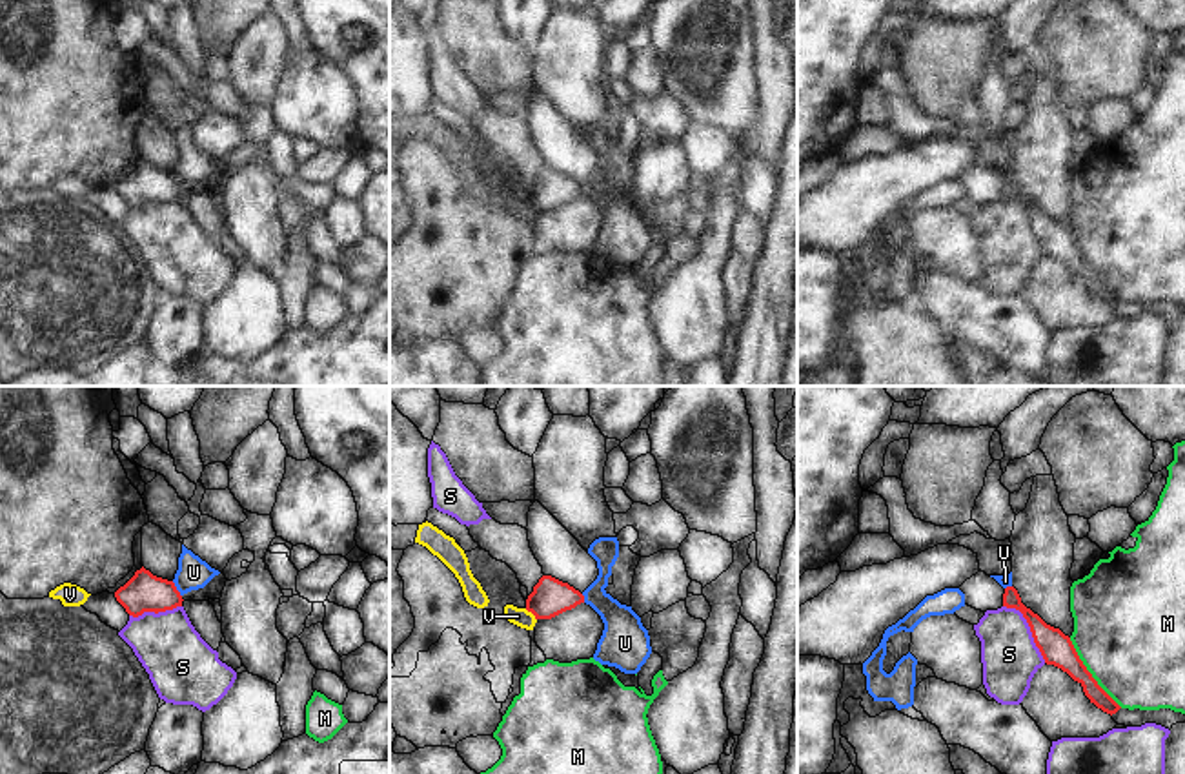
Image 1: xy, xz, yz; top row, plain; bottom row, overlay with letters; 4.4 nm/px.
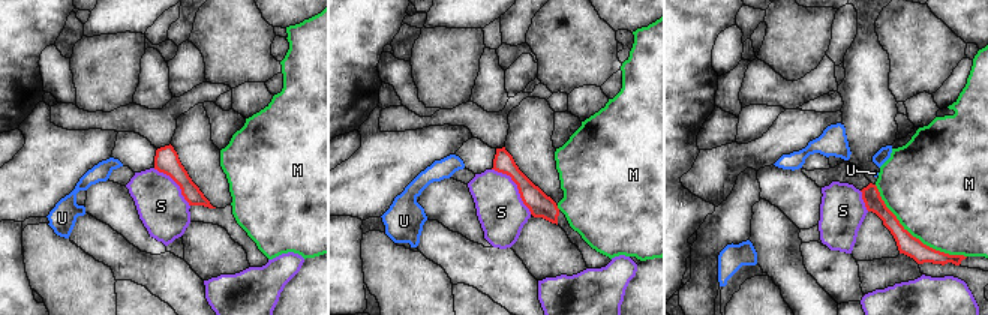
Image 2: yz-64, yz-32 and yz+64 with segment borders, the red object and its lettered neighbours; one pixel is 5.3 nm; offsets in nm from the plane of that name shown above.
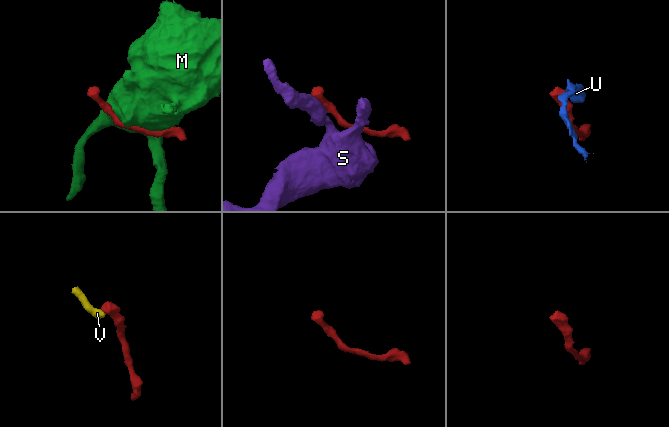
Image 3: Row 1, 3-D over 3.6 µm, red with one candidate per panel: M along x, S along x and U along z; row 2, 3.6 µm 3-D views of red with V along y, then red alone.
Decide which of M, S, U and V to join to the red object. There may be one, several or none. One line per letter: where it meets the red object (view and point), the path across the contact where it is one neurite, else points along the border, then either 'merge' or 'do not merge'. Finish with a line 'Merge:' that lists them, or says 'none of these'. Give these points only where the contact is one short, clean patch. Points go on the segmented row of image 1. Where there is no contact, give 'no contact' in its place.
M: yz (1089, 672) | do not merge
S: yz (1031, 629) | along yz (1003, 605), (1014, 607), (1022, 614), (1045, 661) | do not merge
U: xy (175, 589) | along xy (172, 581), (181, 596) | do not merge
V: xz (532, 612) | along xz (525, 609), (536, 620) | do not merge
Merge: none of these

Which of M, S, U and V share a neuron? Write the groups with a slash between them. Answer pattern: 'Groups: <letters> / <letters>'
Groups: M / S / U / V.

